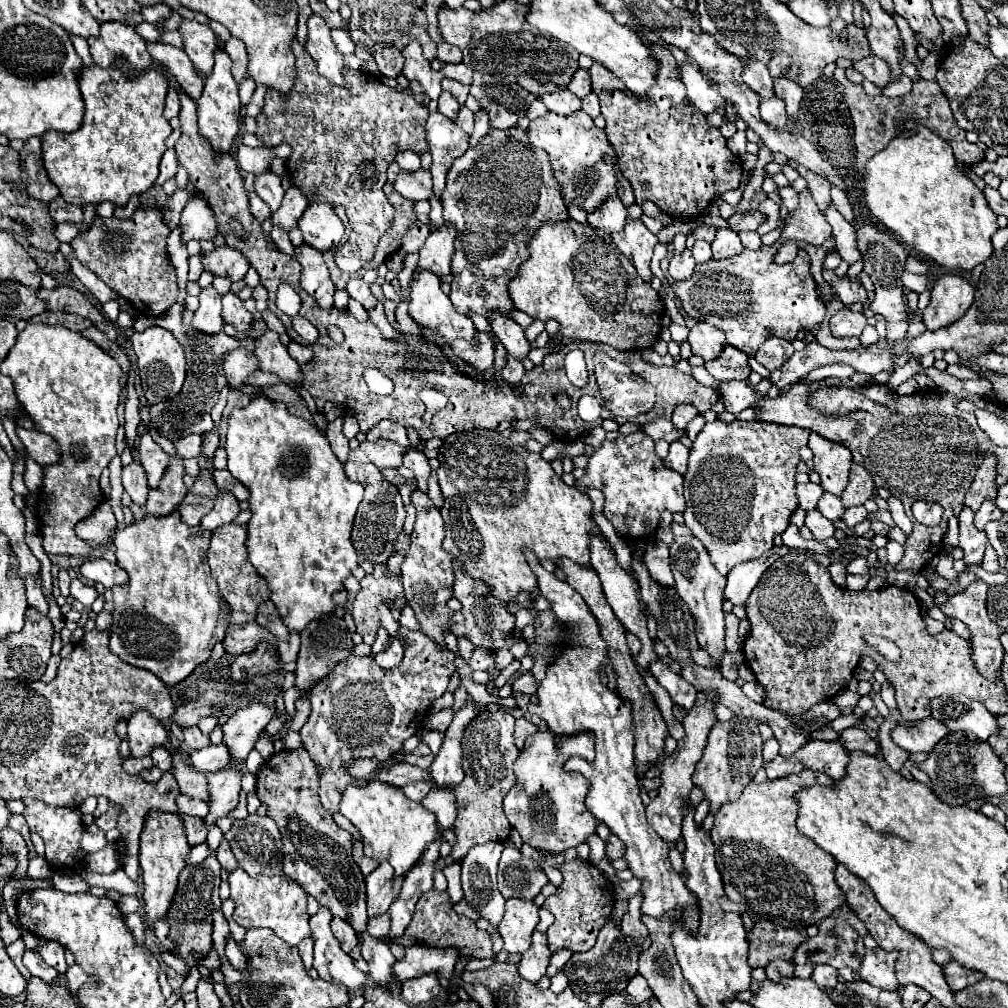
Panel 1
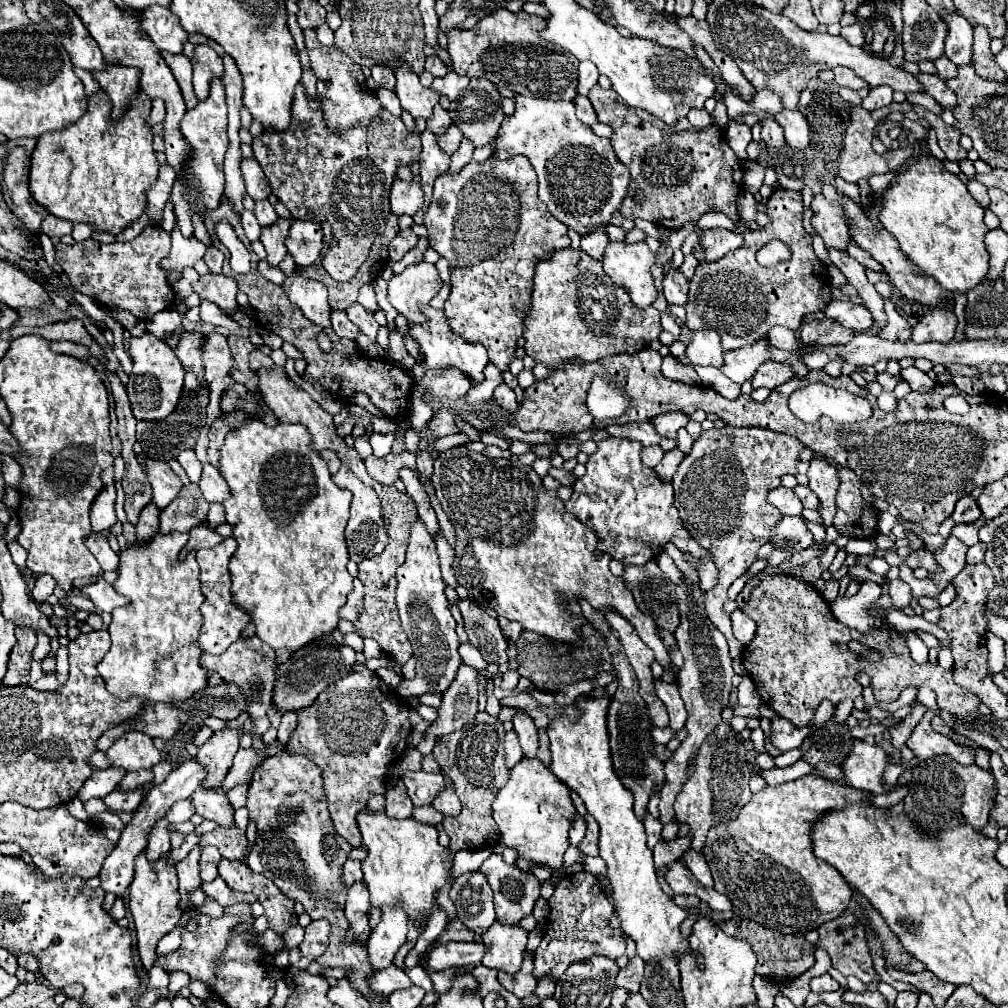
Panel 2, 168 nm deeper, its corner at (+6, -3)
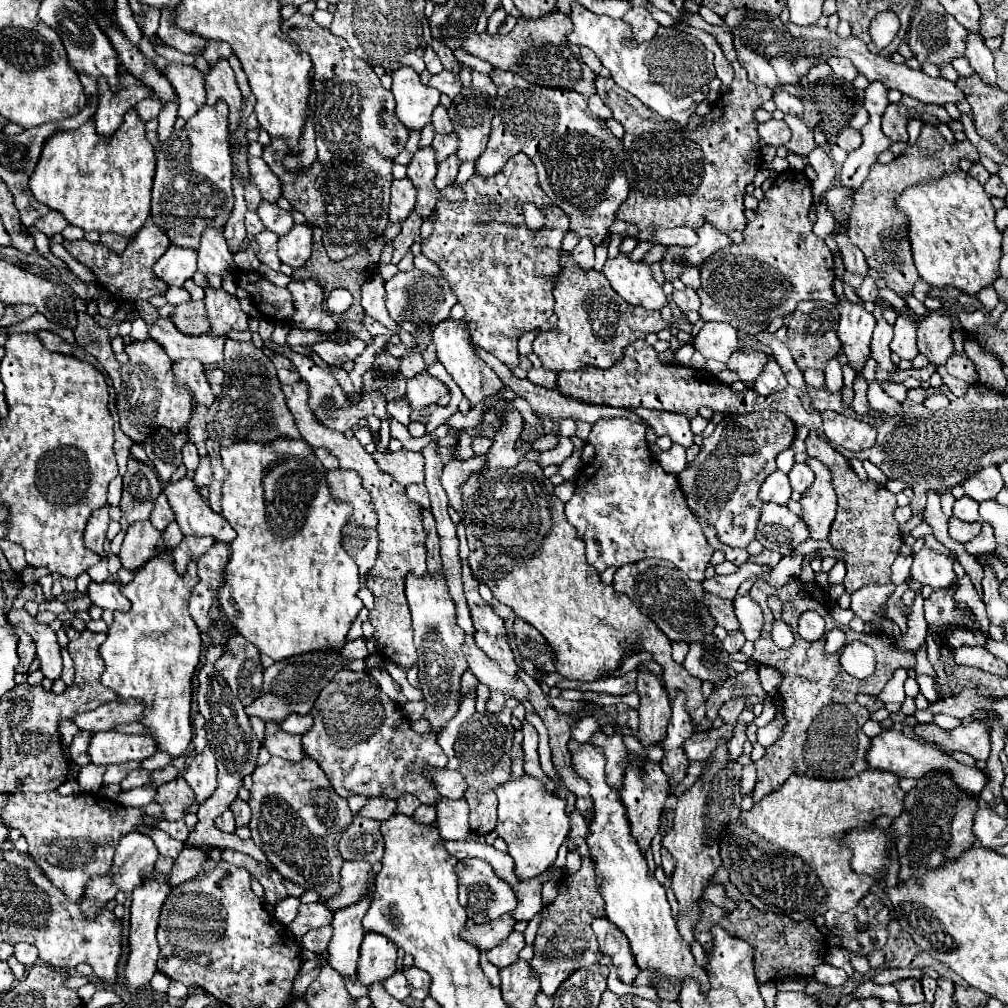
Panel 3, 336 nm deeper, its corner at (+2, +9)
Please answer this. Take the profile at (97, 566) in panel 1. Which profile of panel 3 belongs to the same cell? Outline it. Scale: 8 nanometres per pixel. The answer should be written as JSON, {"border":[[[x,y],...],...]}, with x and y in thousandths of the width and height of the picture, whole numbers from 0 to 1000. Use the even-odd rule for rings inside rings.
{"border":[[[90,576],[86,590],[92,596],[92,600],[100,604],[126,606],[130,602],[130,596],[118,586],[118,580],[114,576],[102,576],[102,578]]]}

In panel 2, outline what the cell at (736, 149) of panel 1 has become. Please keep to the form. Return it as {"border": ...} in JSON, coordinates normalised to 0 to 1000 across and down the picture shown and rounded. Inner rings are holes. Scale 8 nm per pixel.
{"border":[[[751,90],[747,100],[745,100],[745,104],[751,106],[751,108],[757,108],[763,114],[771,114],[777,108],[775,98],[769,92],[765,92],[765,90]]]}

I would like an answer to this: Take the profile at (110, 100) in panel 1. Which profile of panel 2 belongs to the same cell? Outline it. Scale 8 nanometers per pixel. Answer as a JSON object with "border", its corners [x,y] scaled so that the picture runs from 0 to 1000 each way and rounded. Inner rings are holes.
{"border":[[[102,90],[88,96],[86,112],[63,130],[45,132],[37,138],[37,146],[31,154],[31,172],[29,172],[29,189],[33,197],[45,205],[51,213],[70,219],[70,221],[88,221],[94,229],[104,229],[118,233],[128,221],[136,219],[144,207],[144,189],[154,182],[158,162],[152,150],[150,126],[144,122],[144,116],[150,110],[150,98],[144,92],[134,96],[130,108],[122,114],[120,120],[110,122],[110,100]]]}

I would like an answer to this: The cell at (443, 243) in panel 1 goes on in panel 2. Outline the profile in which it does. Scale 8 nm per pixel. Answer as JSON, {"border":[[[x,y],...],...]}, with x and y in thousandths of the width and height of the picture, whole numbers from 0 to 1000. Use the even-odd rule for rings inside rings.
{"border":[[[416,261],[404,265],[400,271],[392,273],[386,279],[386,301],[400,313],[408,322],[422,320],[424,314],[418,309],[418,303],[424,303],[438,287],[439,279],[430,261]]]}

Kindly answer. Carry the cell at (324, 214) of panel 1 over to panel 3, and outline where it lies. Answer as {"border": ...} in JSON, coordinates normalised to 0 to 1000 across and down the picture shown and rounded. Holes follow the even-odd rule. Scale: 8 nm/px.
{"border":[[[307,221],[291,223],[285,233],[277,237],[277,257],[289,265],[299,265],[311,247],[311,225]]]}

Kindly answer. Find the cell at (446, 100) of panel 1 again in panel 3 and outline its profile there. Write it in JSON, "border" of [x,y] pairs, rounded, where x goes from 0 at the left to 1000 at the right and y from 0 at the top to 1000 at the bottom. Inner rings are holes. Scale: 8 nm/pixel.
{"border":[[[434,104],[432,110],[430,110],[430,126],[434,132],[447,132],[449,130],[449,122],[443,114],[443,108],[439,104]]]}

